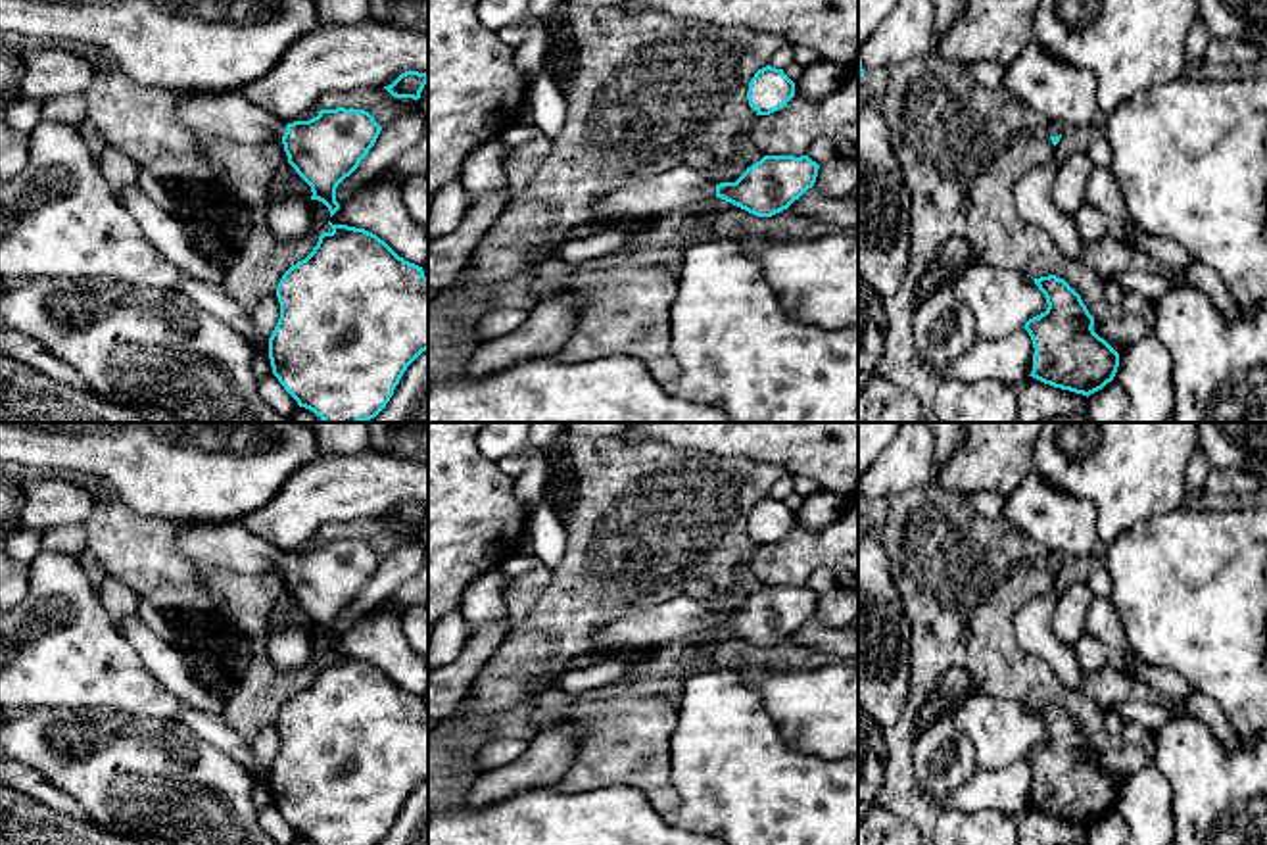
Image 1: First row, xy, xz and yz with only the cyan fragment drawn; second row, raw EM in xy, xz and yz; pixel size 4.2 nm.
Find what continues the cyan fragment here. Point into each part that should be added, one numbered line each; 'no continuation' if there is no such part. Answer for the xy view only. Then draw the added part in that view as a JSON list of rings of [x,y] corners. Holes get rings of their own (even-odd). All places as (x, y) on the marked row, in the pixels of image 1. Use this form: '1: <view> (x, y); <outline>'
1: xy (227, 114); [[[242,90],[177,92],[179,119],[198,134],[240,144],[282,140],[286,123],[250,102]]]

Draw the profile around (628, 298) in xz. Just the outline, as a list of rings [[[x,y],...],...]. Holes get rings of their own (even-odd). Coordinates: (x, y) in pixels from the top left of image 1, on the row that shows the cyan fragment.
[[[559,244],[532,248],[530,267],[518,282],[532,303],[576,296],[584,302],[568,344],[553,357],[587,361],[626,353],[639,357],[666,388],[680,378],[672,355],[672,303],[683,263],[683,246],[653,244],[568,263]]]

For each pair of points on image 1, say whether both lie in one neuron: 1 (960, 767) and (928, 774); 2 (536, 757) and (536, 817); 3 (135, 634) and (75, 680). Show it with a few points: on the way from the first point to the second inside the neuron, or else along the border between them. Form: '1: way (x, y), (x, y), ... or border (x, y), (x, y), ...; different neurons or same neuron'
1: way (953, 767), (943, 767), (935, 774); same neuron
2: border (551, 784), (530, 786), (494, 801); different neurons
3: border (118, 630), (154, 676); different neurons

